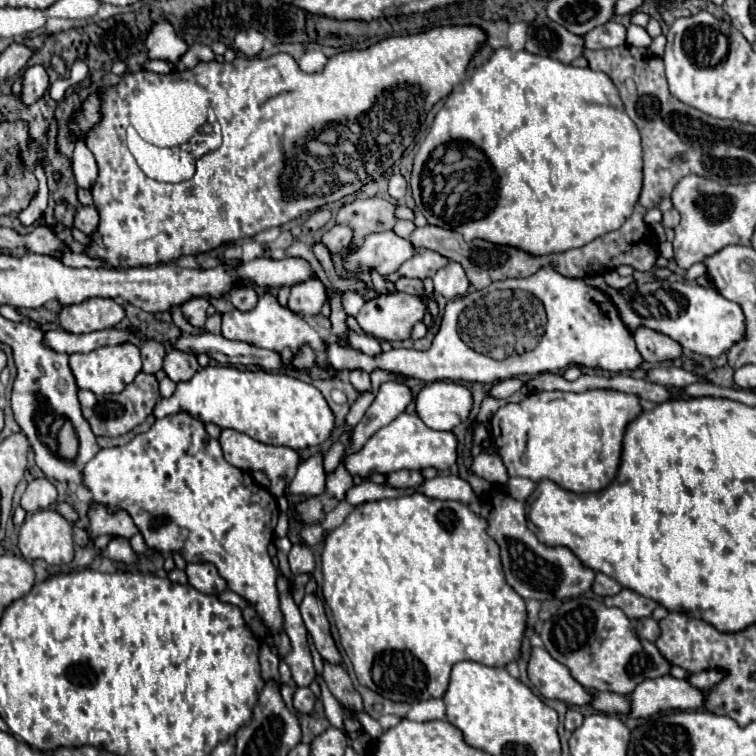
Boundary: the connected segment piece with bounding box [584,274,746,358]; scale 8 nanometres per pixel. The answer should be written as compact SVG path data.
M590 274L584 280L590 286L596 286L612 296L612 302L616 304L616 308L620 308L620 316L624 316L624 324L628 324L630 330L636 330L638 326L648 326L670 336L682 348L694 354L716 358L728 352L736 342L746 336L746 320L740 304L726 300L714 288L698 286L696 282L640 280L634 292L620 294L616 288L608 286L600 274Z

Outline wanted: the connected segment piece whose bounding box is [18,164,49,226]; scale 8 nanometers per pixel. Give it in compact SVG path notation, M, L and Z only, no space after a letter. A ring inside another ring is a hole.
M40 164L35 166L34 174L38 181L38 194L34 197L34 200L32 200L28 208L18 215L18 219L24 226L29 226L34 221L39 220L48 207L49 189L47 186L47 178Z

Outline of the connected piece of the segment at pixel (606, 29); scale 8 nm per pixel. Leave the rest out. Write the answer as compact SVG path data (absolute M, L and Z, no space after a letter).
M614 20L592 28L582 36L584 48L616 48L626 44L626 28L622 24L616 24Z

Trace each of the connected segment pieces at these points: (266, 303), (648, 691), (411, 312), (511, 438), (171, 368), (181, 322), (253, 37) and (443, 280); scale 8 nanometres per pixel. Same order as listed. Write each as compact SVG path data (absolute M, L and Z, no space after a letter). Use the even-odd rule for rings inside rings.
M270 292L260 296L258 306L250 312L240 312L240 310L226 312L222 316L222 336L228 338L228 340L242 340L242 342L248 342L252 346L268 348L268 350L274 350L274 352L282 352L284 348L292 348L296 352L302 344L310 344L312 350L318 354L320 366L326 366L324 340L310 328L306 318L294 314L290 308L282 308Z
M660 676L656 680L644 680L632 696L630 716L648 718L660 710L698 710L704 708L708 692L692 686L686 678L678 680L674 676Z
M398 292L366 302L356 320L368 336L386 342L398 342L410 336L412 324L420 322L424 318L424 312L426 306L418 296Z
M588 390L584 394L532 392L518 404L506 404L504 408L498 408L496 414L492 414L490 418L490 434L492 442L496 444L498 456L508 470L508 476L524 476L532 482L548 478L560 488L576 494L598 492L614 480L620 464L624 428L640 412L642 408L634 394L624 394L616 390Z
M170 350L164 358L164 372L172 382L186 382L194 376L194 372L198 370L198 362L196 356L180 352L180 350Z
M174 308L172 310L172 320L174 320L174 324L182 330L182 334L188 334L188 332L204 332L204 330L198 330L198 328L192 328L182 316L180 316L180 310L178 308Z
M246 30L246 32L238 32L236 38L234 38L234 44L236 48L246 54L246 56L258 56L264 48L264 36L256 30Z
M448 262L444 268L436 272L434 280L434 292L442 294L444 298L452 300L456 296L466 296L468 292L468 278L464 274L464 268L458 262Z

